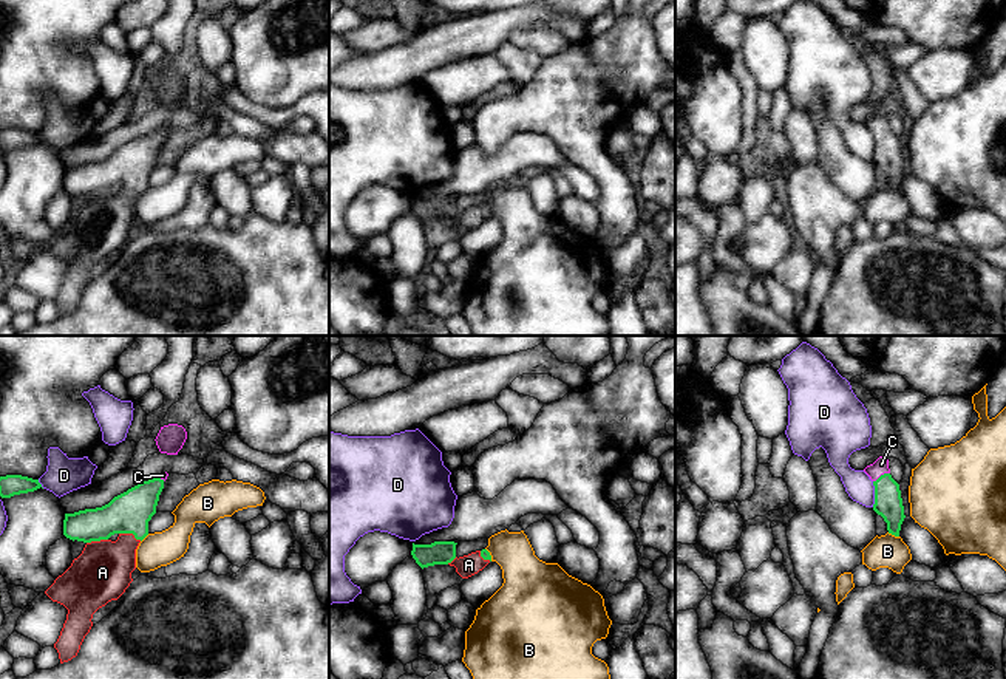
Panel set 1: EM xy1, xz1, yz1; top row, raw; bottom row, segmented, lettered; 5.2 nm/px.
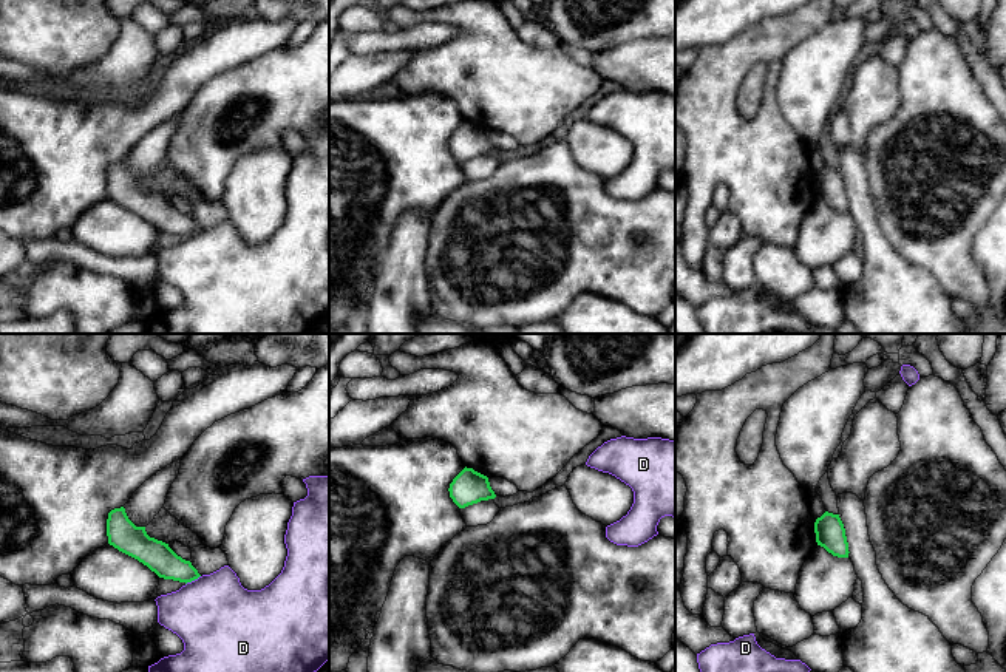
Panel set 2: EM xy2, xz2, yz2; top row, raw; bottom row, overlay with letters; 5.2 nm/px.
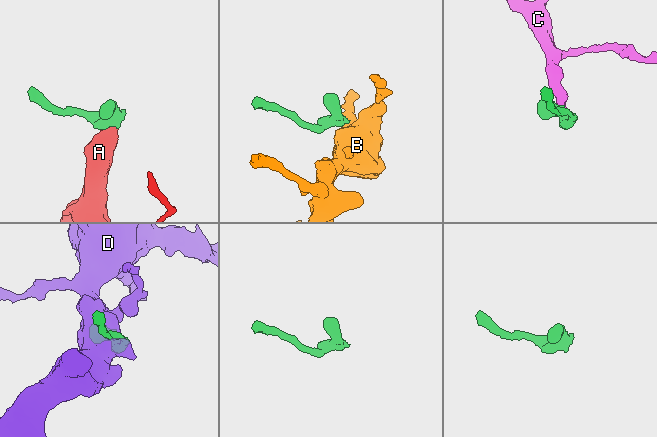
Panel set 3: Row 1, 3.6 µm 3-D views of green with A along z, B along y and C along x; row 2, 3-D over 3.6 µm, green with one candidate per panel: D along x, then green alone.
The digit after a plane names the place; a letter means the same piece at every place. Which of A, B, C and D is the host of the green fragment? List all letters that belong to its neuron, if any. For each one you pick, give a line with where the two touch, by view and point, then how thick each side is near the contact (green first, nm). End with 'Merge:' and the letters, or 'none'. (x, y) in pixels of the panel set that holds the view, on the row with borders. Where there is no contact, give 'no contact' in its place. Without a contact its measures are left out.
A: xy1 (130, 532) | 220/300 nm
C: yz1 (881, 475) | 140/80 nm
Merge: A, C

